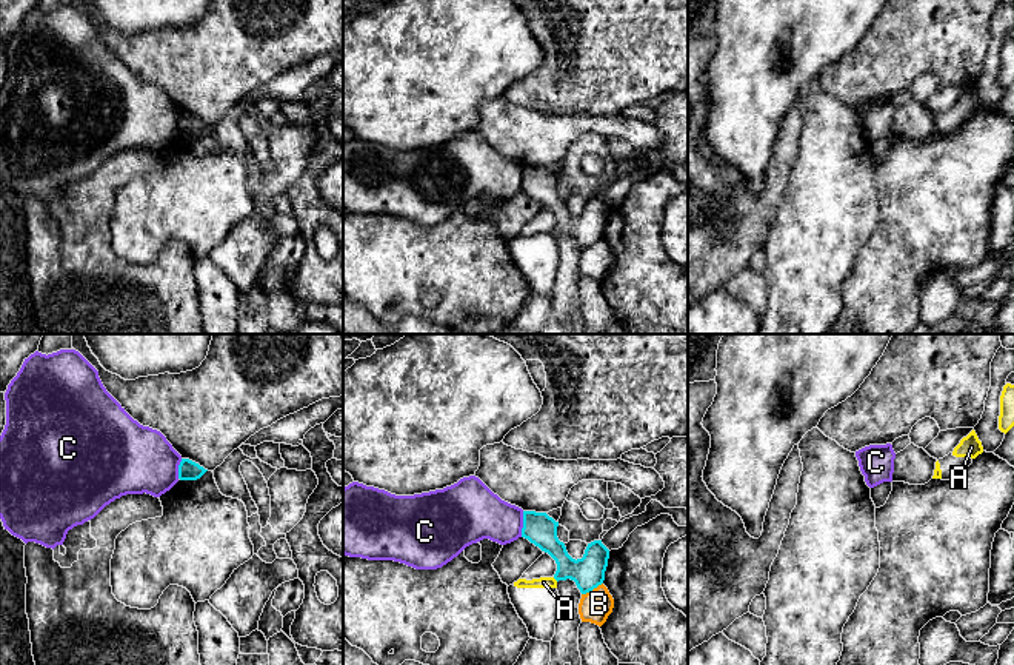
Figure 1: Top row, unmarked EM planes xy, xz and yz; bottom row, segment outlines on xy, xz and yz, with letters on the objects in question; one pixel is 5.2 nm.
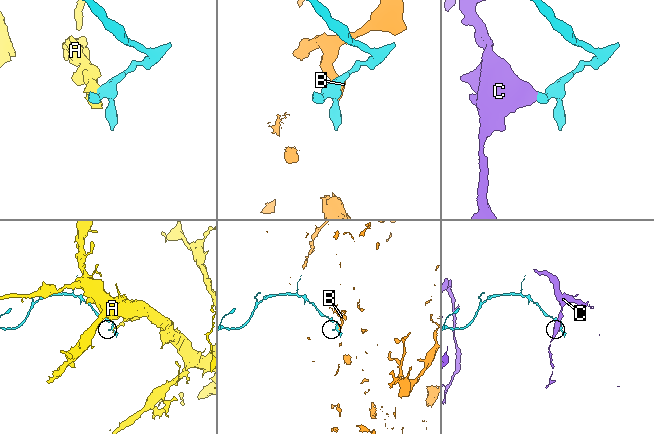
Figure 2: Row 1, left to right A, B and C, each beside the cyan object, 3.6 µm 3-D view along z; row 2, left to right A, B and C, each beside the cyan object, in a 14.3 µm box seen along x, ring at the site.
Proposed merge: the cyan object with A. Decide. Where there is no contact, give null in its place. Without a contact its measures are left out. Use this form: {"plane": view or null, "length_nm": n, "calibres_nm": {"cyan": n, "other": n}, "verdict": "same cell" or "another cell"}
{"plane": "xz", "length_nm": 40, "calibres_nm": {"cyan": 170, "other": 60}, "verdict": "another cell"}

